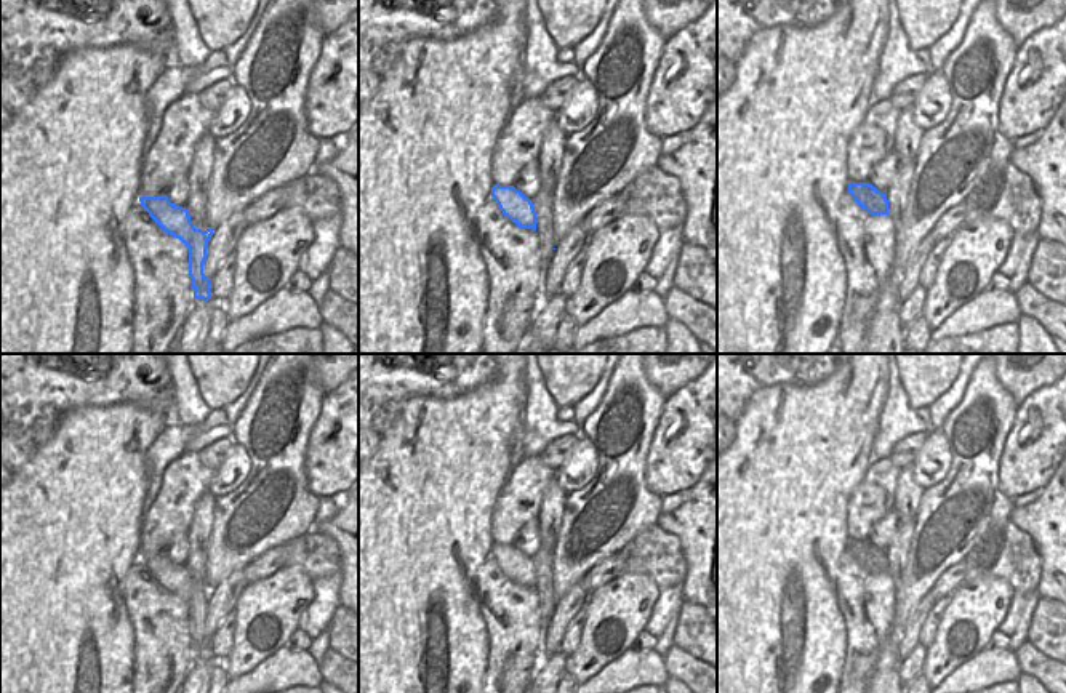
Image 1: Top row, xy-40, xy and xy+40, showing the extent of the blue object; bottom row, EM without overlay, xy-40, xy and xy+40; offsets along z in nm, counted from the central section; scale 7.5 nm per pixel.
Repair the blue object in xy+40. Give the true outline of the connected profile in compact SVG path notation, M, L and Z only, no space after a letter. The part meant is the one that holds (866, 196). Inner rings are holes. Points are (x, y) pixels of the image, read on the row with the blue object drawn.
M914 162L898 165L888 190L884 194L869 182L848 182L848 192L869 214L890 214L895 229L906 210L908 192L914 174Z

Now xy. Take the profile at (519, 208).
M541 179L539 190L531 200L514 186L495 184L491 187L491 197L504 216L519 227L536 230L546 270L557 245L552 232L554 187L555 182L552 179Z

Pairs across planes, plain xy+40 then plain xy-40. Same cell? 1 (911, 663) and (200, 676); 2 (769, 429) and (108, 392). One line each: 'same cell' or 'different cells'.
1: same cell
2: different cells

